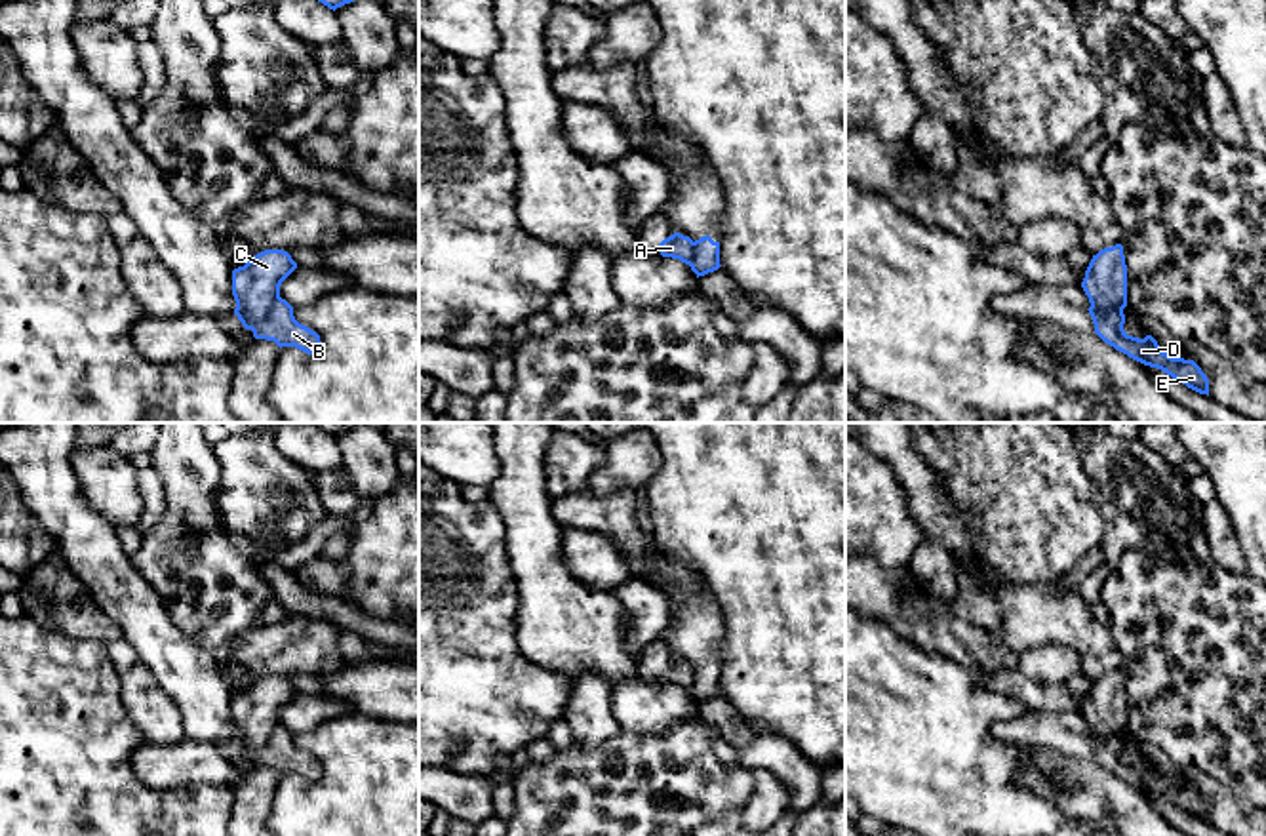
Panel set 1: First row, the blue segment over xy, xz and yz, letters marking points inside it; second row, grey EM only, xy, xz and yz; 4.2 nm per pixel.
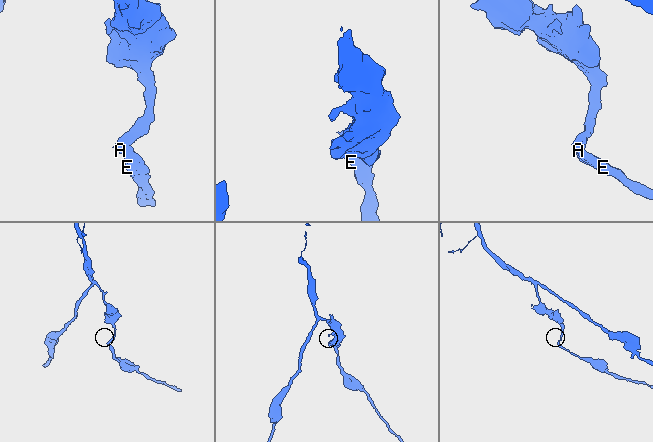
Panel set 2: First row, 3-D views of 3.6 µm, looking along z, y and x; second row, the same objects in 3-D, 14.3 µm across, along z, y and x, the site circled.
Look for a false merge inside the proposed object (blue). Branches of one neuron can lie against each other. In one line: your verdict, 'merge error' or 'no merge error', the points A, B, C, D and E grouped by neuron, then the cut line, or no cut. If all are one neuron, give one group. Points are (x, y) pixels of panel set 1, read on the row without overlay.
merge error; groups A C / B D E; cut xy (278, 722), (269, 739), (252, 756)

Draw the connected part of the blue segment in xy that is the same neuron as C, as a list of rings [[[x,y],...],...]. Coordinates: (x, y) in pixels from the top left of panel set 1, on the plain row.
[[[265,676],[232,697],[234,741],[246,756],[257,754],[280,724],[282,708],[297,695],[284,676]]]

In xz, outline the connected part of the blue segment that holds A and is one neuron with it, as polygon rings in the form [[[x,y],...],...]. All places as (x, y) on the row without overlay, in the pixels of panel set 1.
[[[674,659],[659,670],[659,678],[663,684],[680,686],[691,693],[695,684],[695,668],[689,663]]]

